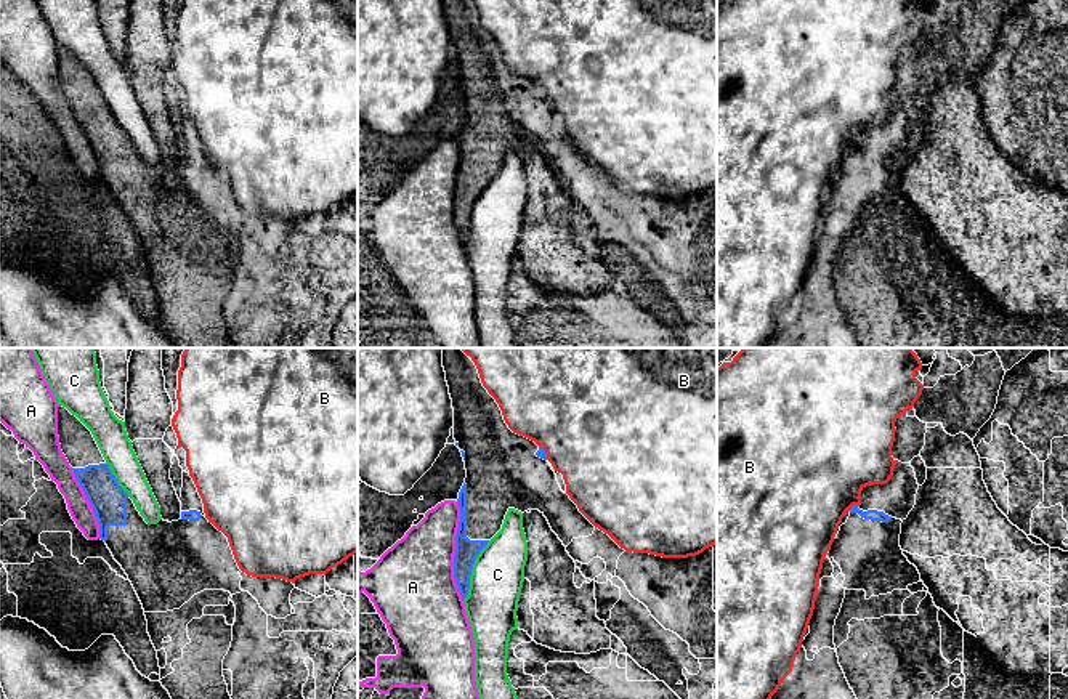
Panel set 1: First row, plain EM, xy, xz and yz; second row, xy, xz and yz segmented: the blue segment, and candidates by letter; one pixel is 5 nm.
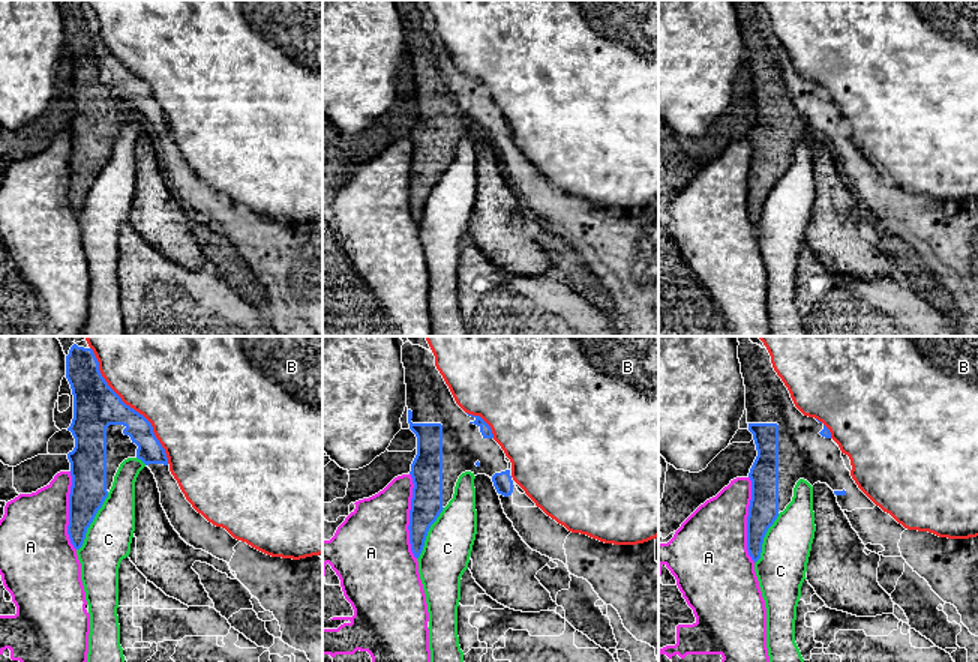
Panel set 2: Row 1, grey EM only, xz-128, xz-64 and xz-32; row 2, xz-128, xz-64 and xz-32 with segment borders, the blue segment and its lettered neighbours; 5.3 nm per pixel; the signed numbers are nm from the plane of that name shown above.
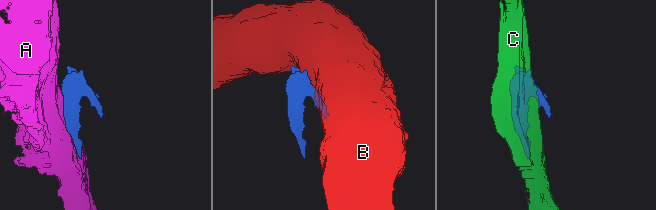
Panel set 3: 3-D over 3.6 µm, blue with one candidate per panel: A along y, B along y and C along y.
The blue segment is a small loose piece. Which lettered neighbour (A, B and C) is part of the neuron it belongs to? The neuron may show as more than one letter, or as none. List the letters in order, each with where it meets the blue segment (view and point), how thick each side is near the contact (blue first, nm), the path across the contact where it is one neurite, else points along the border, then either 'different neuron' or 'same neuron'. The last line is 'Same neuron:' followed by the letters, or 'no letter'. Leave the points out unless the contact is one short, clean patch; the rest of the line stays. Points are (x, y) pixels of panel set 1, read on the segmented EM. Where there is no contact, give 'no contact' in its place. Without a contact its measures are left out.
A: xz (456, 550) | 120/380 nm | different neuron
B: yz (853, 505) | 60/500 nm | different neuron
C: xz (470, 571) | 120/260 nm | different neuron
Same neuron: no letter

